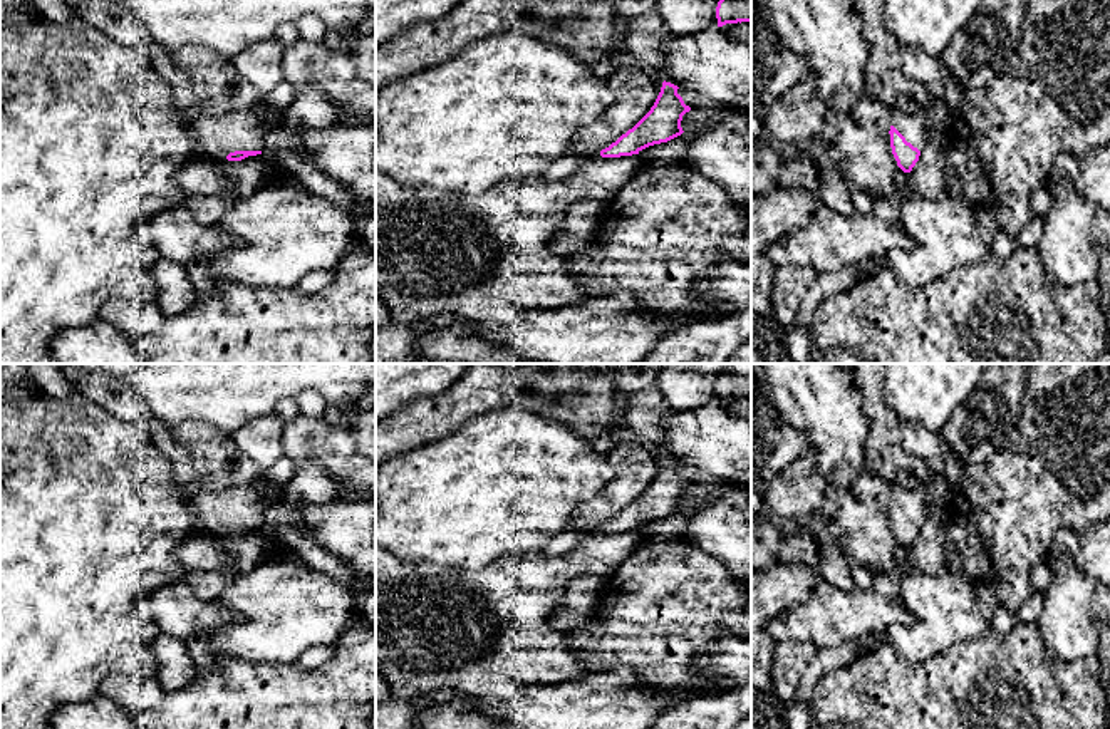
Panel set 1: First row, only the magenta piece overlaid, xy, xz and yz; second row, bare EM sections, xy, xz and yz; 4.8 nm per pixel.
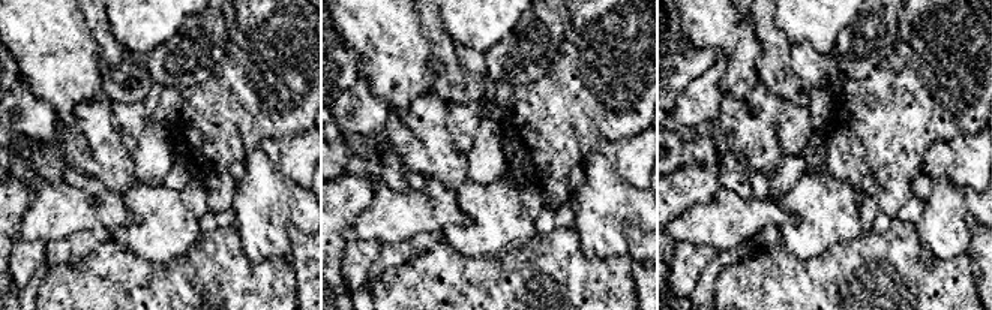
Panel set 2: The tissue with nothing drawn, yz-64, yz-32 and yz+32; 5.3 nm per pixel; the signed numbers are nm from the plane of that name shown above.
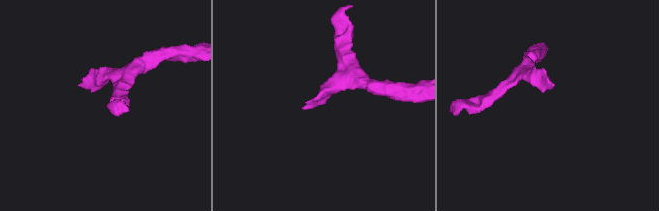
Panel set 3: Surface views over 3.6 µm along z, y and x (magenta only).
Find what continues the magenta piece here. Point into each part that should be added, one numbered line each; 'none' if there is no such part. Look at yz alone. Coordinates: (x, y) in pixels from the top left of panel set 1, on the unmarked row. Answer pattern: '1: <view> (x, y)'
1: yz (912, 501)

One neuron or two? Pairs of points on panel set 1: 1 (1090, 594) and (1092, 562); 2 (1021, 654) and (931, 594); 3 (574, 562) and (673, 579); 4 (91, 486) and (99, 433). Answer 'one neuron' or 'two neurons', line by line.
1: two neurons
2: two neurons
3: two neurons
4: one neuron

